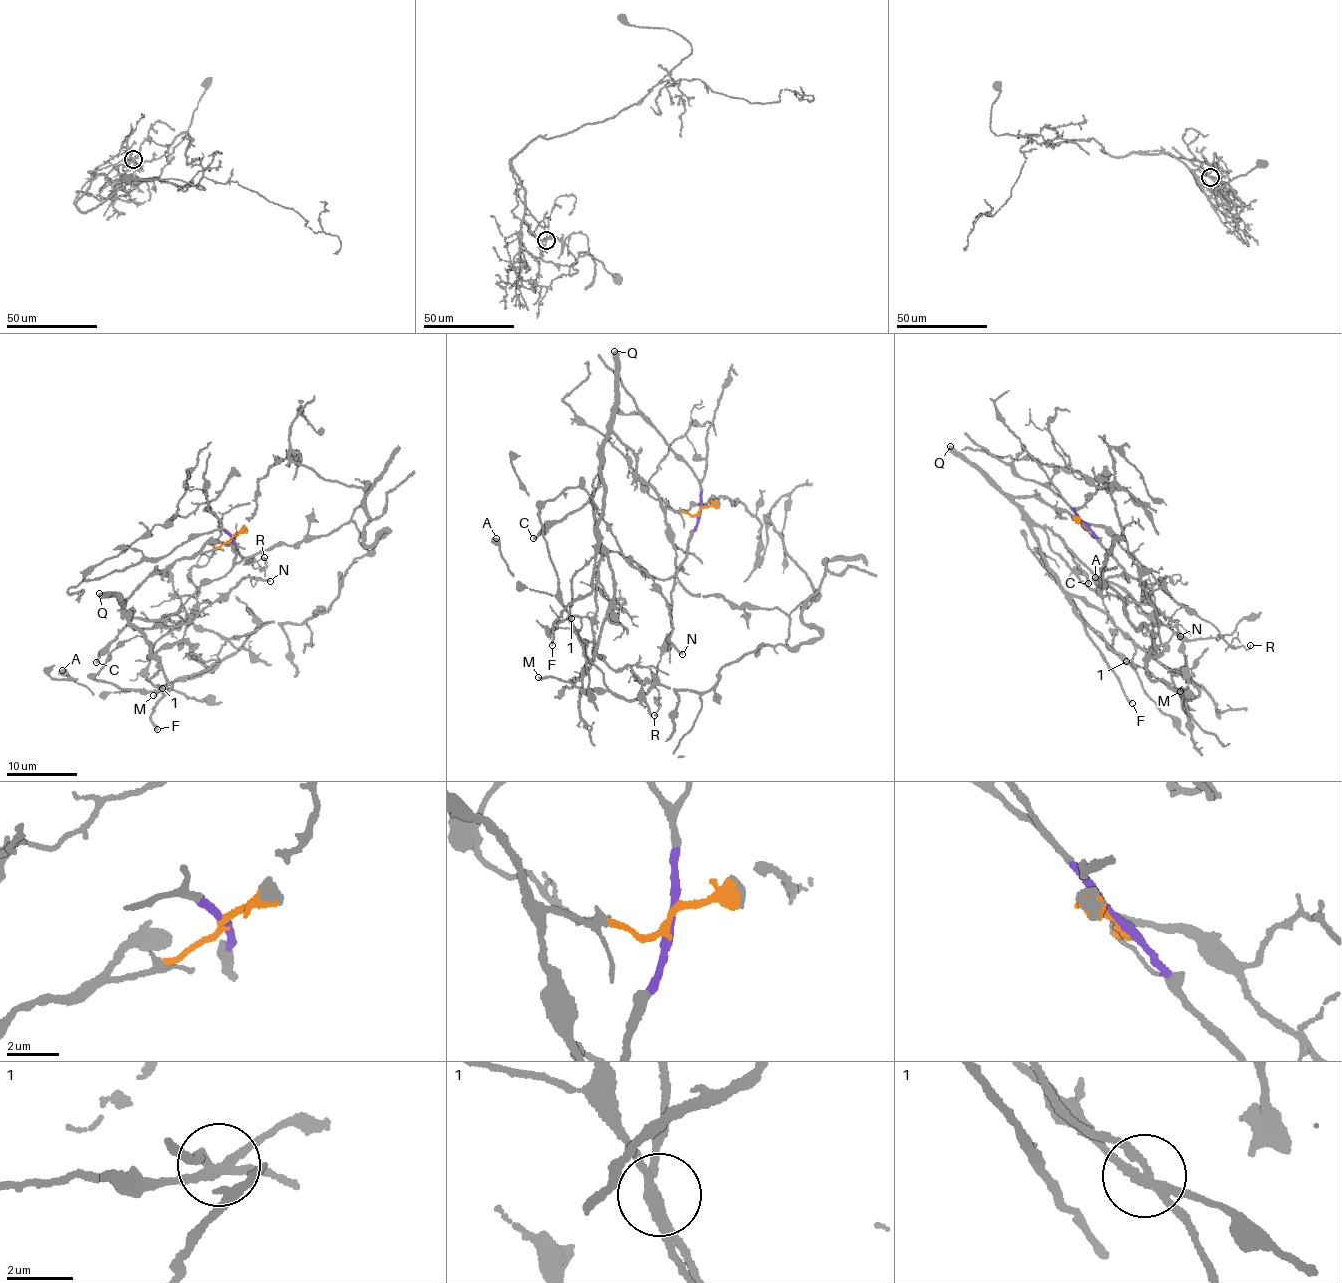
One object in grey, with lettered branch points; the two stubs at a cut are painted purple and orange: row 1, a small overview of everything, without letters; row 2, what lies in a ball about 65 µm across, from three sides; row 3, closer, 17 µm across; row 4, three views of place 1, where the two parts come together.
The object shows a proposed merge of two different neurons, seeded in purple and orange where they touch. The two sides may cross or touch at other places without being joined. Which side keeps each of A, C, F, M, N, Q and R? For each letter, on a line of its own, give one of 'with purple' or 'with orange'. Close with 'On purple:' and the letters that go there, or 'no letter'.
A: with purple
C: with orange
F: with orange
M: with purple
N: with orange
Q: with orange
R: with orange
On purple: A, M

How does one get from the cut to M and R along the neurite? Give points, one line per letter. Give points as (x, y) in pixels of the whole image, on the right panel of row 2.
M: (1084, 523), (1143, 582), (1141, 600), (1159, 632), (1146, 671), (1181, 695), (1187, 680), (1200, 694), (1179, 691)
R: (1084, 523), (1082, 527), (1085, 523), (1112, 529), (1121, 546), (1178, 604), (1210, 621), (1231, 647), (1250, 645)

